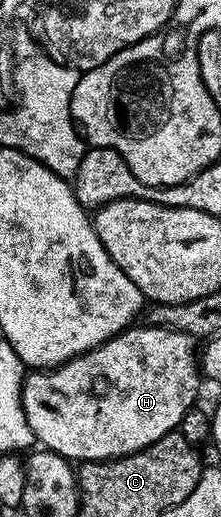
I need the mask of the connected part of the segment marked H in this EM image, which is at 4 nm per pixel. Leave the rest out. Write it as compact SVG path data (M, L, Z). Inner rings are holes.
M135 324L122 334L116 334L108 342L102 342L87 354L78 354L76 358L70 358L54 368L39 368L28 373L23 380L23 411L25 420L29 420L29 428L33 428L36 443L42 444L46 449L79 464L108 462L110 458L123 458L126 454L136 454L138 450L144 450L146 446L152 446L157 440L161 440L161 436L178 431L185 414L199 402L199 378L201 379L201 358L197 353L196 339L185 332L166 330L163 326Z

